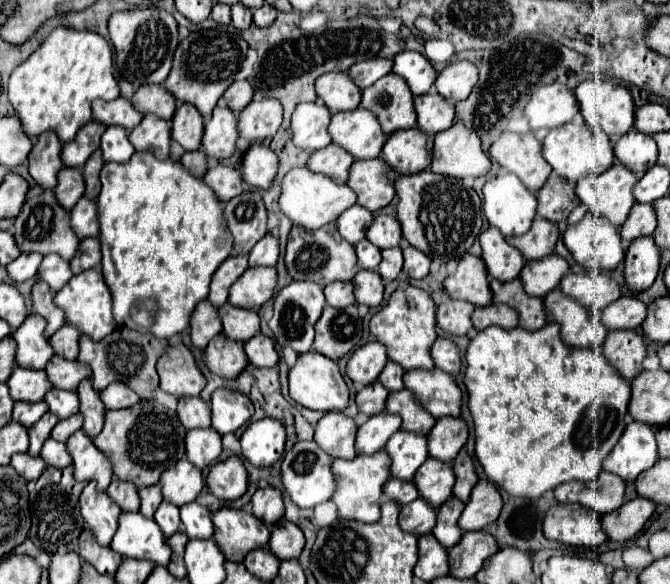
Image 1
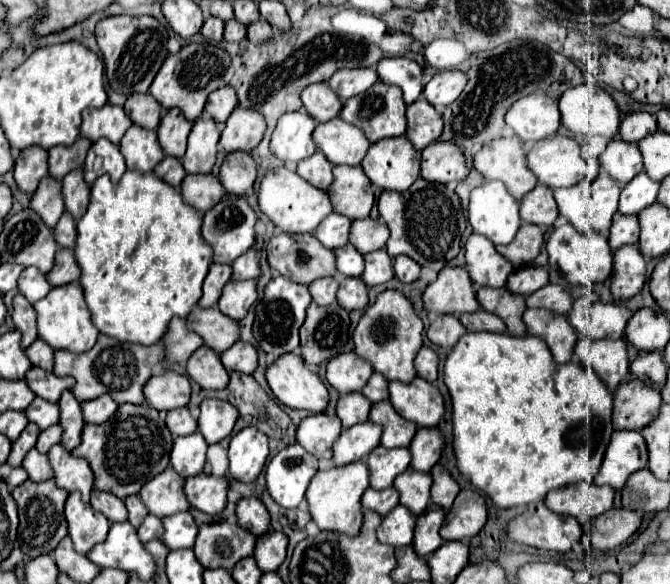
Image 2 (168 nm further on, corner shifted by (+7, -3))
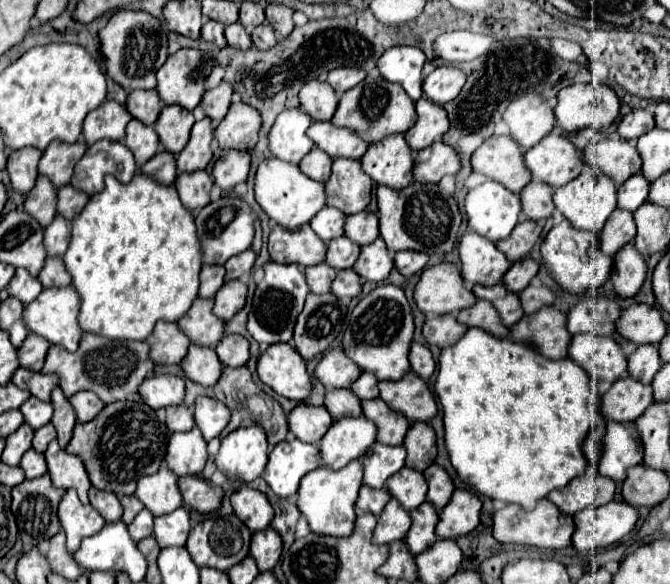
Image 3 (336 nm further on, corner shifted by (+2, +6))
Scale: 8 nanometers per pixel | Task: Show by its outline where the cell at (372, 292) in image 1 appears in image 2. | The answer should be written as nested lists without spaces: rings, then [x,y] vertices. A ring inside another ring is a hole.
[[[343,278],[341,286],[339,286],[337,302],[339,302],[339,306],[343,306],[349,312],[365,308],[369,302],[365,282],[361,282],[361,278]]]

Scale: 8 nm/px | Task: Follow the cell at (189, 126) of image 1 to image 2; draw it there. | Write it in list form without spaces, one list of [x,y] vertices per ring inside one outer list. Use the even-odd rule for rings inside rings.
[[[179,108],[167,110],[167,114],[161,118],[157,128],[157,140],[165,156],[183,158],[187,150],[187,136],[191,132],[191,126],[193,124],[181,114]]]

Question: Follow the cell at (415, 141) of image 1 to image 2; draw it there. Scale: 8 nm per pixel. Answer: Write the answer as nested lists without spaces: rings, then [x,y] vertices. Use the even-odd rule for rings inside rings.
[[[399,136],[371,144],[361,166],[377,188],[403,192],[419,178],[419,162],[421,152],[405,136]]]

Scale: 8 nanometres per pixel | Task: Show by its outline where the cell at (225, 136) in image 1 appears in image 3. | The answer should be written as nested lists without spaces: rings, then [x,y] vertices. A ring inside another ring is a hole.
[[[208,117],[196,121],[188,145],[182,149],[182,153],[178,153],[176,161],[178,173],[206,169],[206,165],[212,161],[212,139],[214,139],[212,121]]]

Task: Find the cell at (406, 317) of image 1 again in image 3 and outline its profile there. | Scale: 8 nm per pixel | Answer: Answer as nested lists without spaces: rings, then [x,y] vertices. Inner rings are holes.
[[[378,285],[366,295],[350,315],[350,327],[344,331],[342,347],[346,355],[364,371],[374,371],[376,377],[398,381],[410,371],[410,343],[414,337],[414,315],[404,291],[396,285]]]

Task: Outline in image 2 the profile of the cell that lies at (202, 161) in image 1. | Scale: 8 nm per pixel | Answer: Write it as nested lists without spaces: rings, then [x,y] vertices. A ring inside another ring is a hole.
[[[165,156],[163,162],[159,162],[159,166],[155,166],[153,174],[159,176],[163,182],[169,182],[173,188],[179,188],[181,180],[185,178],[185,170],[181,166],[181,160],[177,160],[173,156]]]

